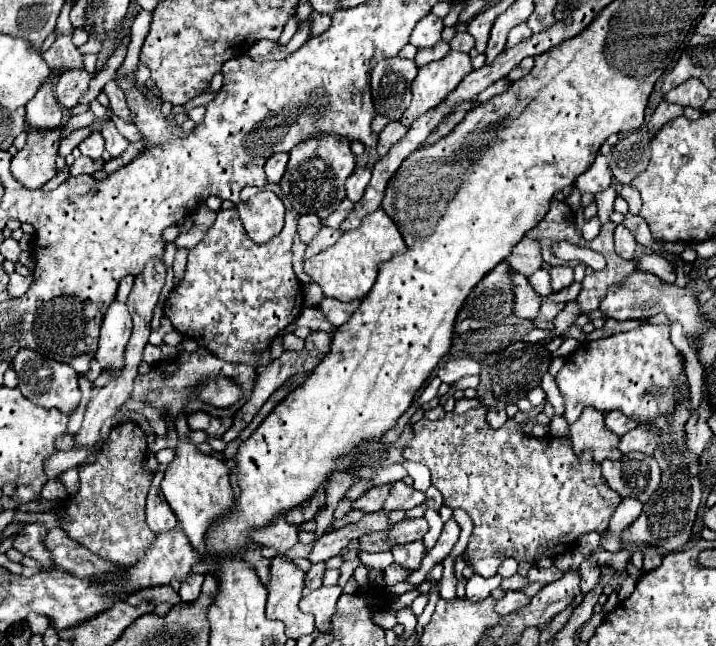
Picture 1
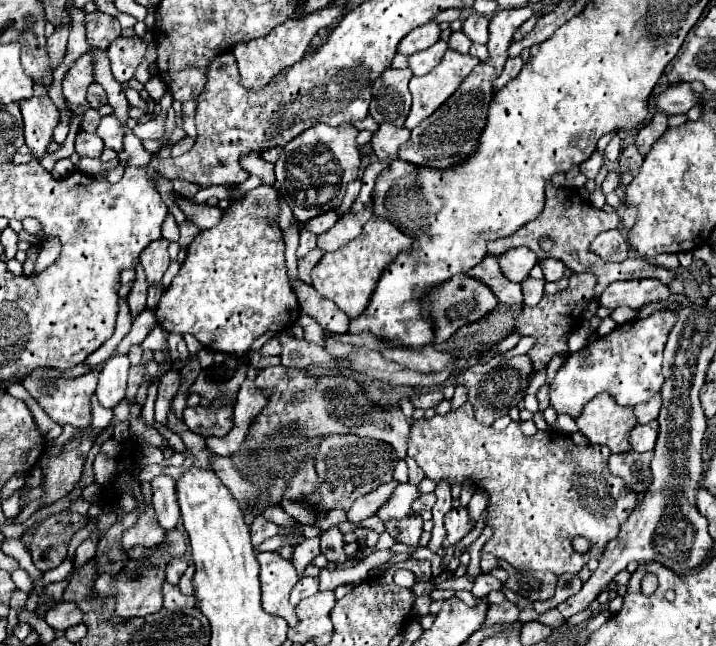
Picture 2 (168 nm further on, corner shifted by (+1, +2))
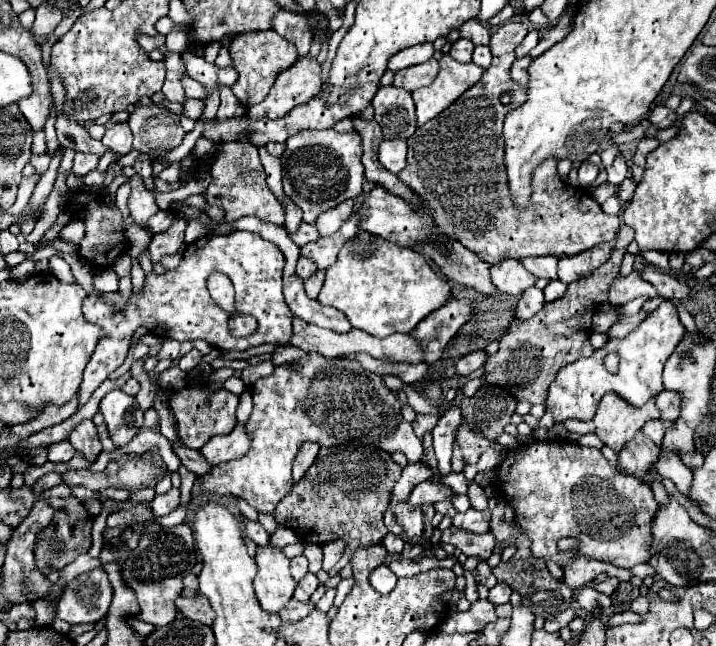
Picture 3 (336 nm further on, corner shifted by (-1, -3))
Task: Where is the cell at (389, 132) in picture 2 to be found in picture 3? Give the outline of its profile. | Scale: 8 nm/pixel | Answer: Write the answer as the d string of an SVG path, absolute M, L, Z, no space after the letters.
M383 140L379 146L379 162L393 174L399 174L405 168L405 156L405 140Z

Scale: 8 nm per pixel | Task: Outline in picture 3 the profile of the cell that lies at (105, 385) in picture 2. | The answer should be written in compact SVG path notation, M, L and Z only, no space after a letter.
M121 390L109 392L101 400L99 408L105 416L109 438L113 440L115 448L127 446L143 426L143 410L139 408L135 396L129 396Z

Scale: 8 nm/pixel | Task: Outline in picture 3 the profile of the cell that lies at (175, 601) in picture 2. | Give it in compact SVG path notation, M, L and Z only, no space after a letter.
M201 594L197 598L179 598L177 608L189 620L197 620L197 622L207 624L207 626L213 624L213 610L209 606L209 600Z

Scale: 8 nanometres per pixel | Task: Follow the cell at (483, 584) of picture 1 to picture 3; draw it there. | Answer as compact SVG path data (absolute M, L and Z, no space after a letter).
M495 584L491 590L489 590L489 600L497 606L497 604L507 604L509 598L511 598L513 590L509 584Z

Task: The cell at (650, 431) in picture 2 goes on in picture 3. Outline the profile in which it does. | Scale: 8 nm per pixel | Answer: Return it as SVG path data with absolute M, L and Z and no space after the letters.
M649 420L649 422L643 426L643 434L647 434L657 446L661 446L663 436L665 436L665 430L667 430L669 424L673 426L673 422L665 422L665 420Z

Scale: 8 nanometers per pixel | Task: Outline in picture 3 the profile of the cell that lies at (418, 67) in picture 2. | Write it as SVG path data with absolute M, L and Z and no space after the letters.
M431 58L431 60L423 62L423 64L399 70L395 74L395 78L393 78L393 84L397 88L413 92L413 90L417 90L421 86L429 86L435 80L437 72L439 72L439 62L435 58Z

